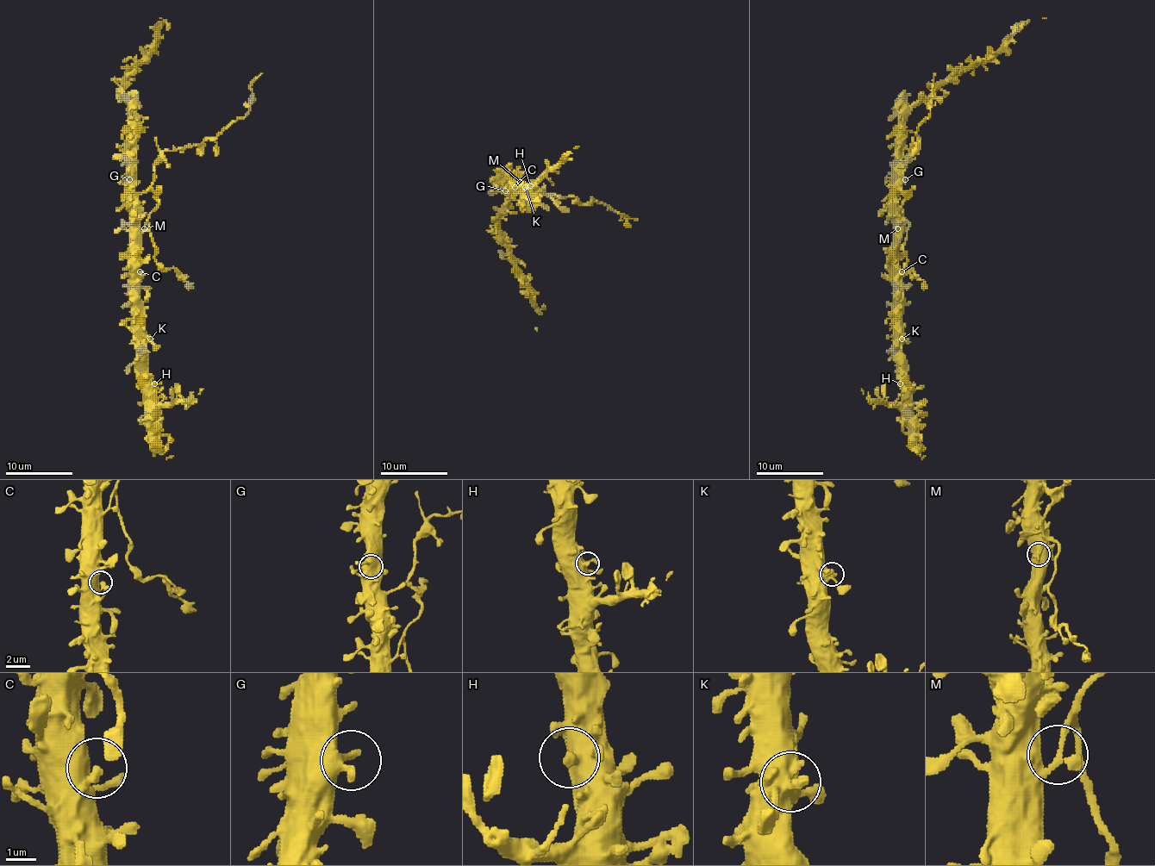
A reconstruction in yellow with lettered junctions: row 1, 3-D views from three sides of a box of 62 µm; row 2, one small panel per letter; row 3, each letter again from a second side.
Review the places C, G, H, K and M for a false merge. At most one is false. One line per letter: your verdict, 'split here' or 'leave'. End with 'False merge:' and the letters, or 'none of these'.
C: leave
G: leave
H: leave
K: leave
M: split here
False merge: M

